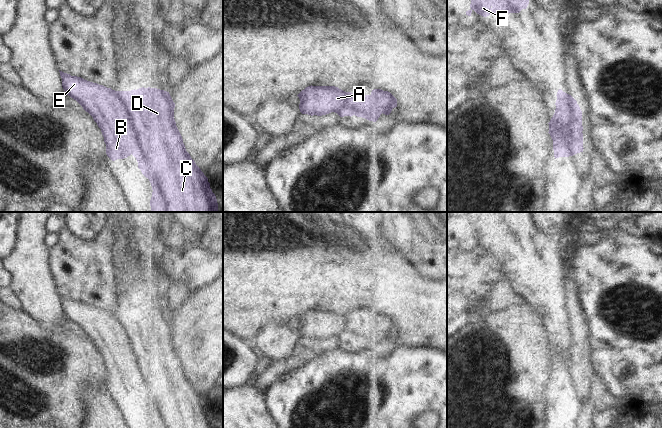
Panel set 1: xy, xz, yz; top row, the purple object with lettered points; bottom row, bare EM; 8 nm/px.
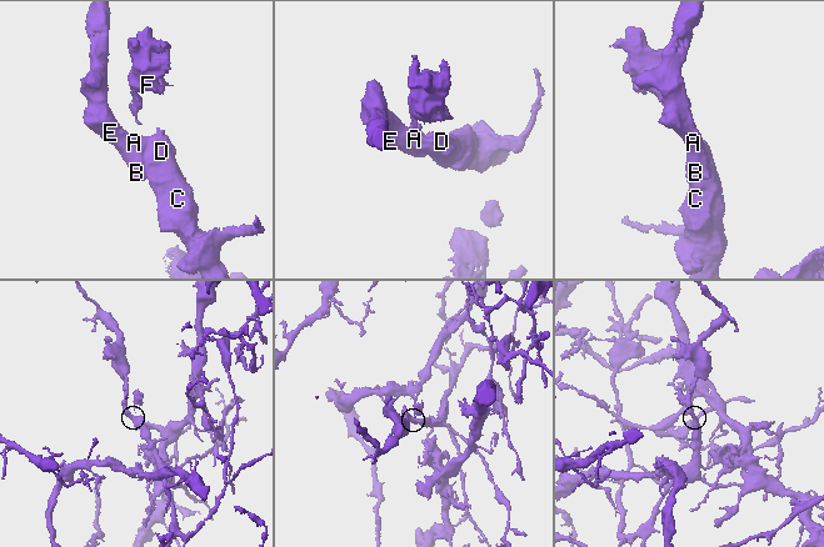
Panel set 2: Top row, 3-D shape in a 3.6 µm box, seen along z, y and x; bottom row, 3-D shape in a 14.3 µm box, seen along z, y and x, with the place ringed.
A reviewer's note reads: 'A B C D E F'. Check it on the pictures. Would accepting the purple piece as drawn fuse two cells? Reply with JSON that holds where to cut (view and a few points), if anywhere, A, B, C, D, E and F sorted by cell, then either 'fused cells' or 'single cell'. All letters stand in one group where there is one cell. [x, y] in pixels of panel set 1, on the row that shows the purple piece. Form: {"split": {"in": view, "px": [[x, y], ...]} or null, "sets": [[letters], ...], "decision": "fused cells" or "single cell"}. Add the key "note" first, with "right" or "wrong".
{"note": "wrong", "split": {"in": "xy", "px": [[136, 90], [134, 102], [128, 116], [131, 153]]}, "sets": [["A", "B", "E"], ["C", "D", "F"]], "decision": "fused cells"}

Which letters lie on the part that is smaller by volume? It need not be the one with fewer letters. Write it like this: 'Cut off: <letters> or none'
Cut off: C, D, F

